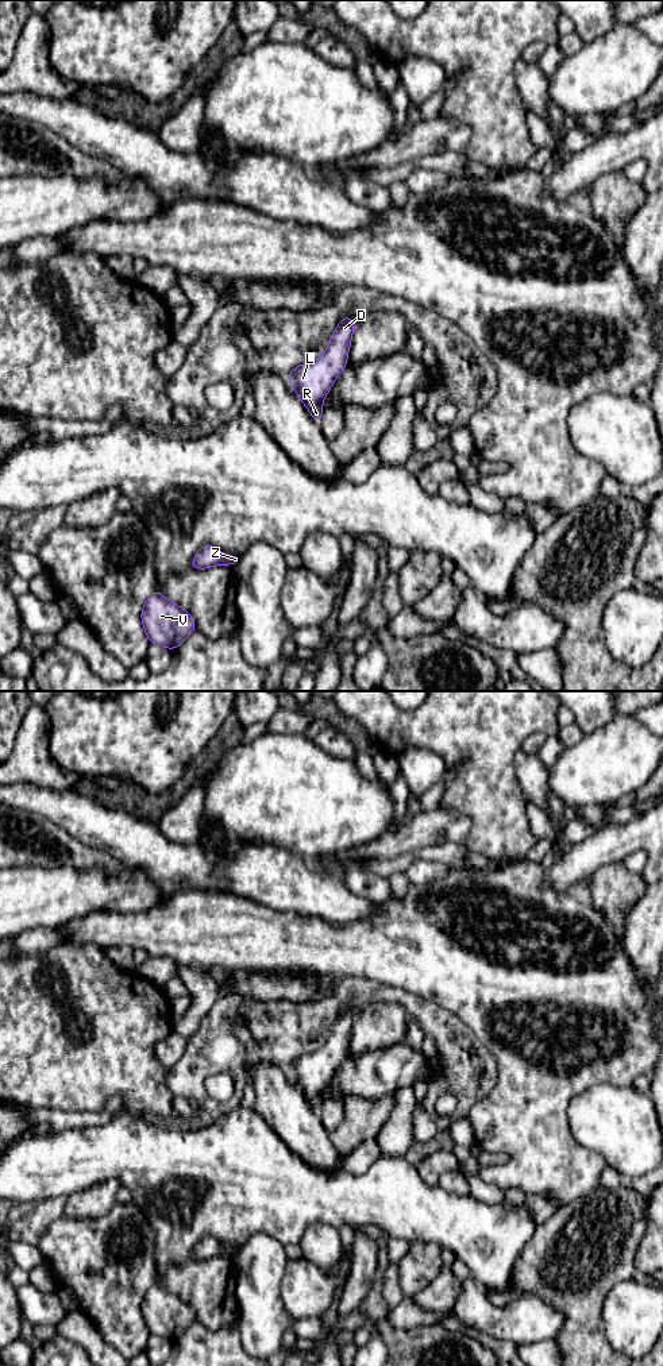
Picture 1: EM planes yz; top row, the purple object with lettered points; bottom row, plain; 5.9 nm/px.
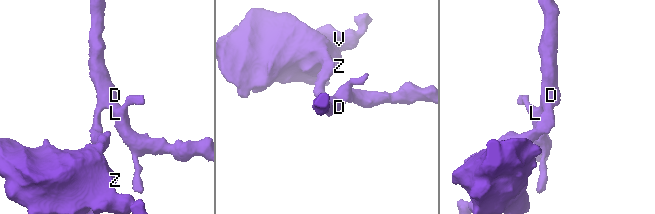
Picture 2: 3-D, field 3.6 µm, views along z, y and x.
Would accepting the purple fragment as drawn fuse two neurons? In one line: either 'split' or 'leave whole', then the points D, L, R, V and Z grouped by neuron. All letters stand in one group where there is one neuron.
leave whole; D L R V Z

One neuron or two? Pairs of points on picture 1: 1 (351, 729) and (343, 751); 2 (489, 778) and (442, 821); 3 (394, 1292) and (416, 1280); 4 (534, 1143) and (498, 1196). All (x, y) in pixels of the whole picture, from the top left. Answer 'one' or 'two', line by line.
1: two
2: two
3: two
4: two

